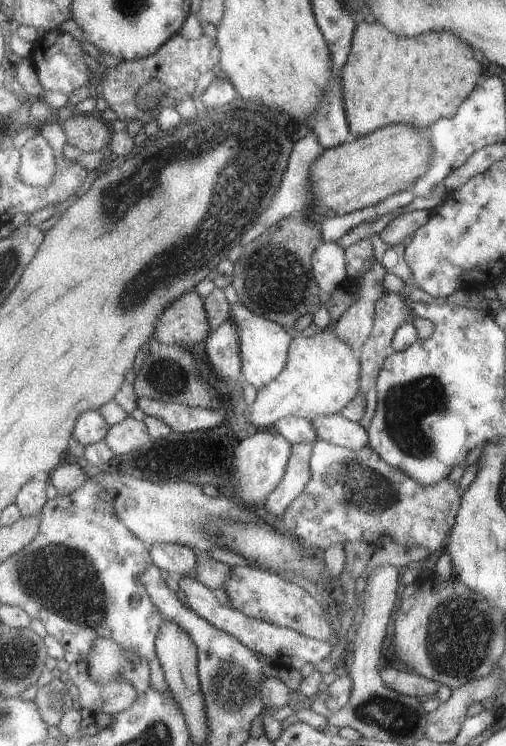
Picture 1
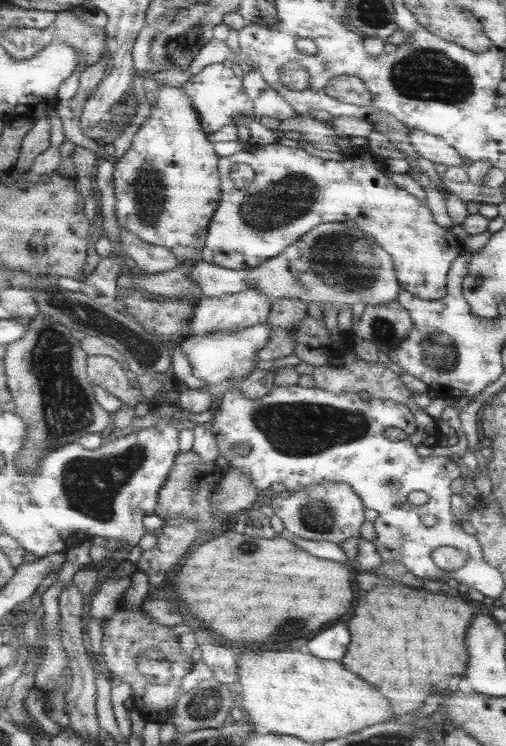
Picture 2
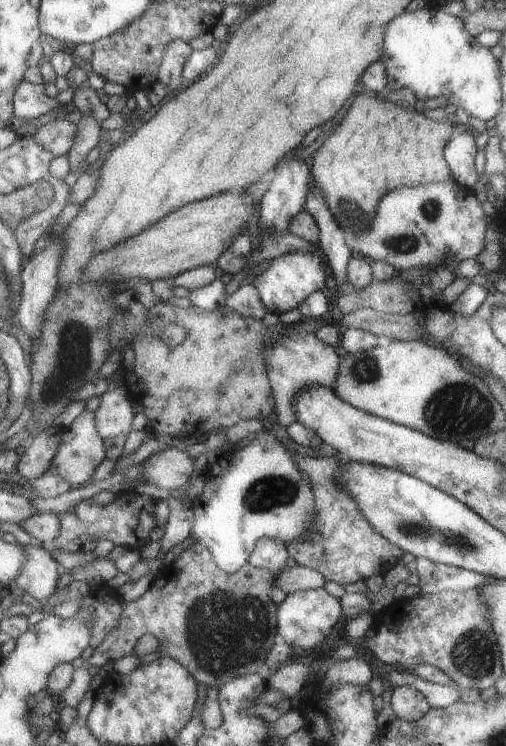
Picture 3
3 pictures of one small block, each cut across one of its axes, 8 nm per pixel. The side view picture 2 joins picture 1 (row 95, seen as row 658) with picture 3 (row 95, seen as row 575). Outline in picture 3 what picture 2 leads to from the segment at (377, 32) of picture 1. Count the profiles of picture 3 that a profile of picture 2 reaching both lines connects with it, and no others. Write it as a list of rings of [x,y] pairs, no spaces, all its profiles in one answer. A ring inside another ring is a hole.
[[[365,92],[361,94],[353,108],[349,110],[343,124],[339,124],[337,132],[325,138],[323,146],[313,158],[313,180],[317,192],[323,194],[331,214],[335,216],[337,224],[345,230],[347,240],[355,242],[365,236],[373,228],[373,220],[377,218],[377,206],[381,198],[401,186],[407,188],[427,188],[433,184],[445,184],[453,178],[453,170],[445,160],[445,148],[457,136],[457,128],[451,120],[435,122],[415,110],[403,110],[395,104],[383,102],[377,96]]]

